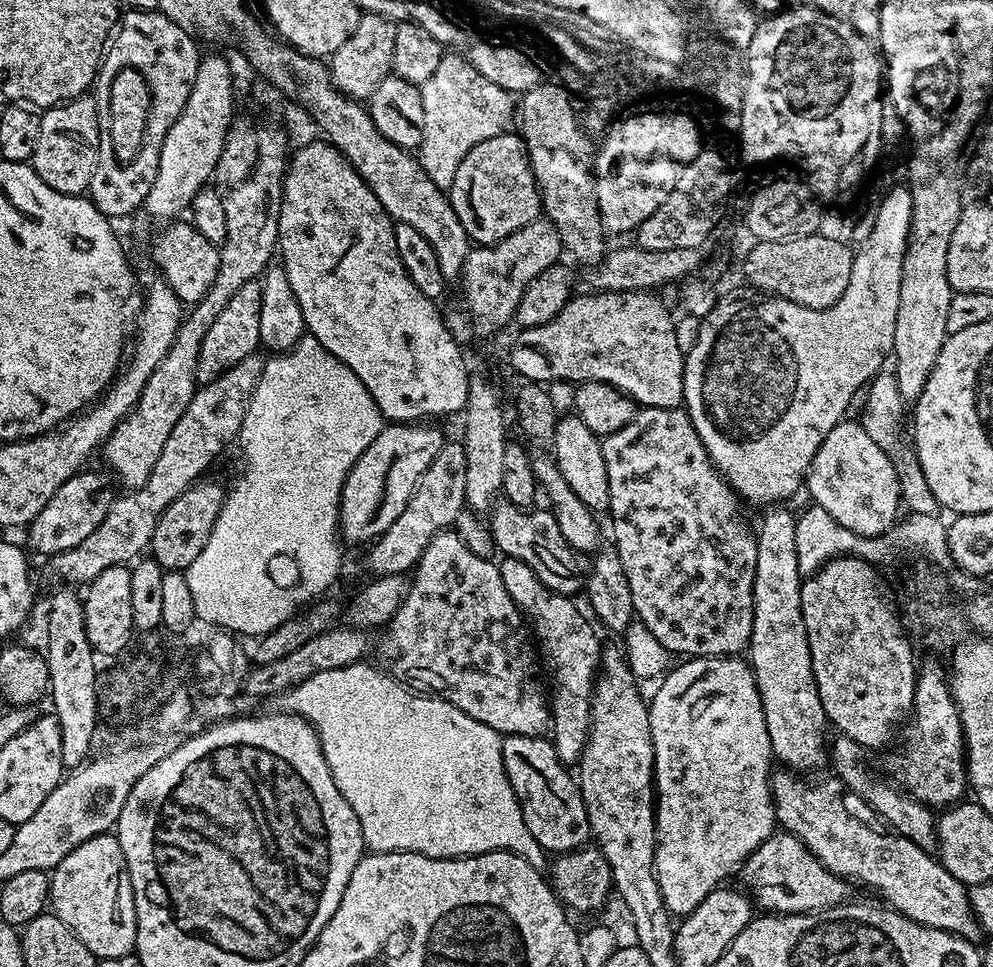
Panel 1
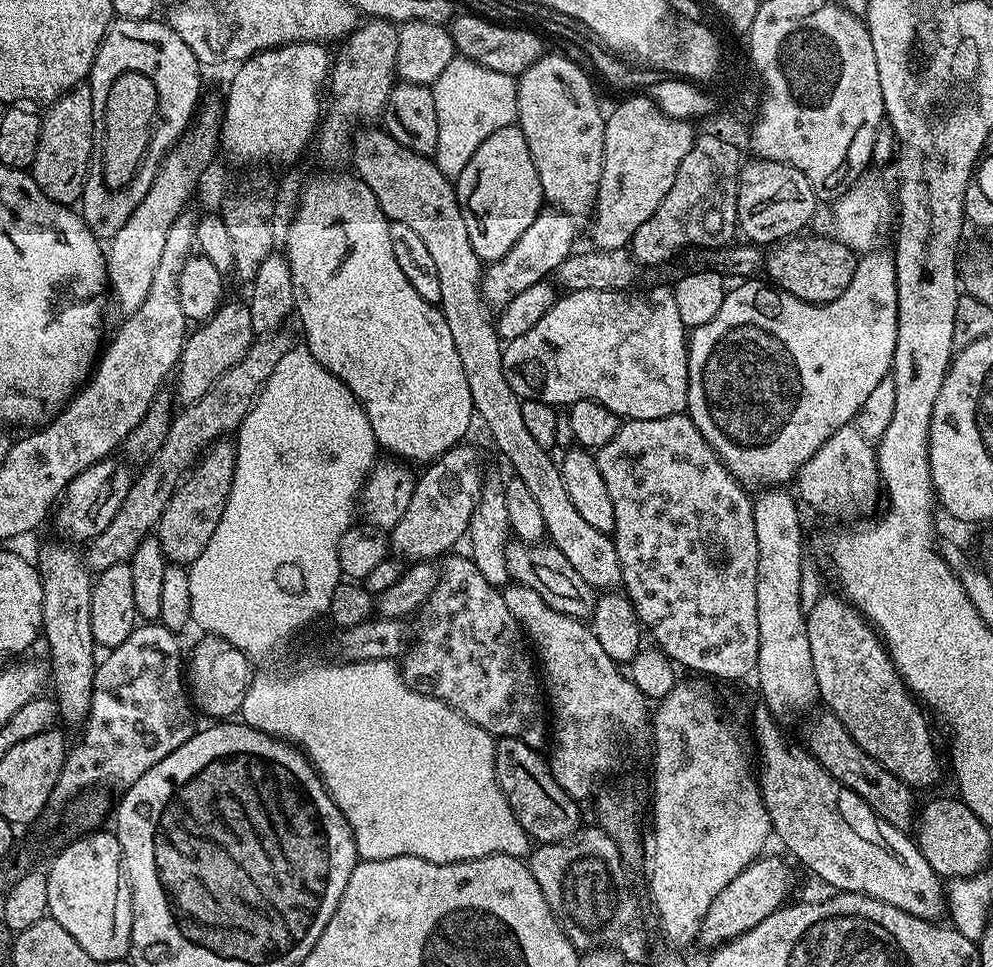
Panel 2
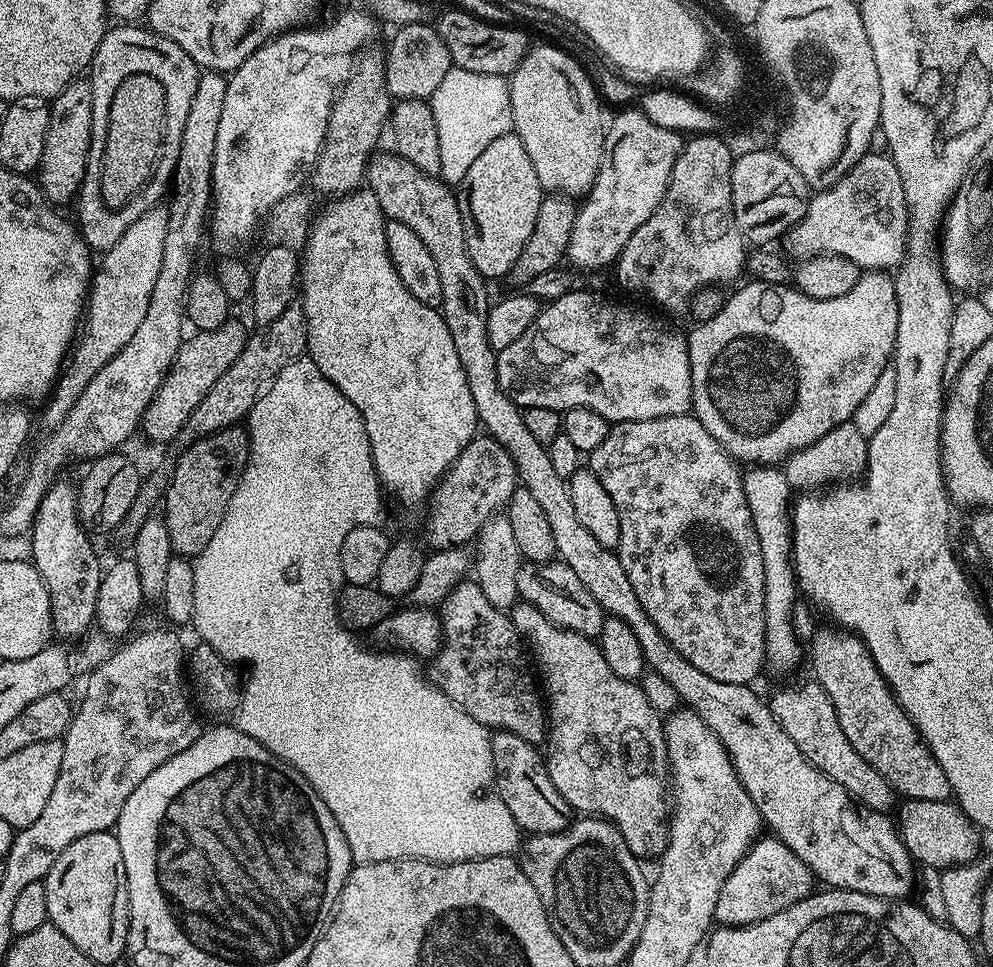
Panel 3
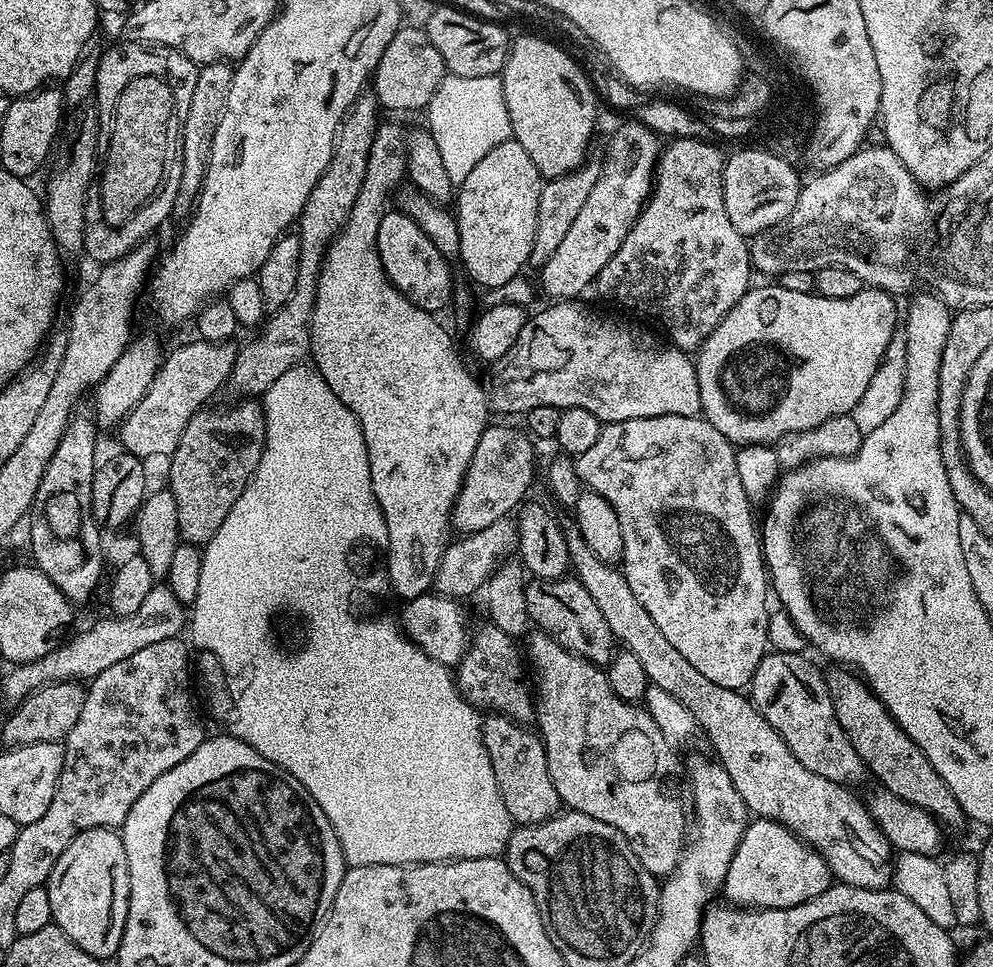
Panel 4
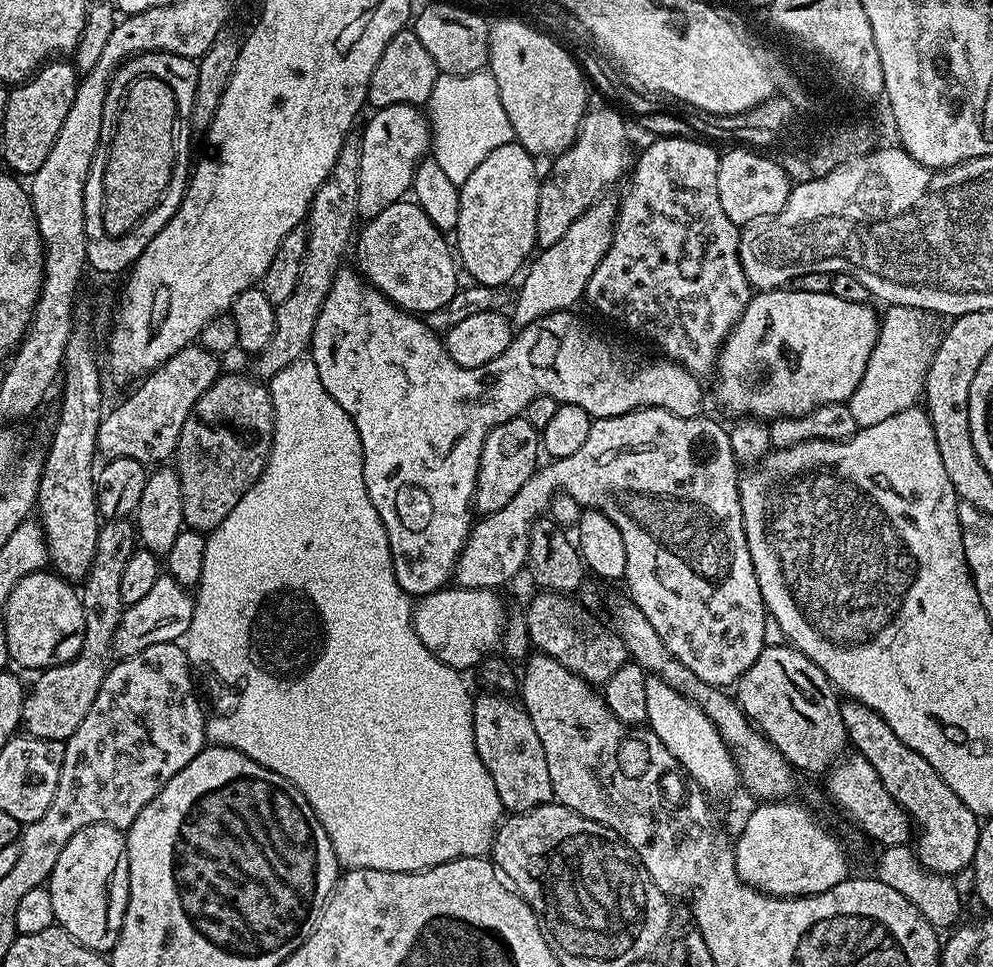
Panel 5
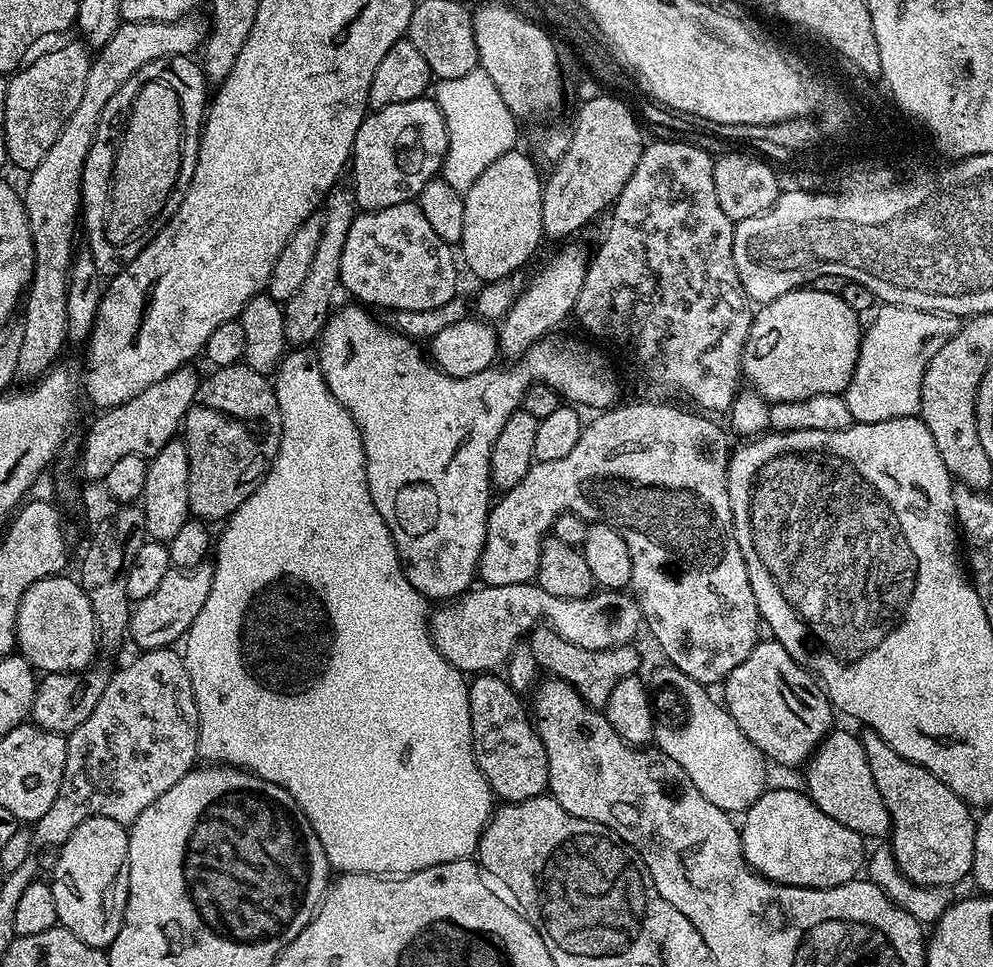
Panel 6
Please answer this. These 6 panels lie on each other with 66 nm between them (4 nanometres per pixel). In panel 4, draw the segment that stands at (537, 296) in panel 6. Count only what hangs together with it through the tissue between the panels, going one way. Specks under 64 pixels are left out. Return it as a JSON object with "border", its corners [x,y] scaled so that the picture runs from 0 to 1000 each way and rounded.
{"border":[[[628,128],[612,145],[612,158],[606,164],[604,183],[598,188],[586,218],[578,225],[574,239],[566,245],[562,259],[554,263],[552,270],[543,278],[542,298],[560,312],[583,307],[583,302],[595,299],[600,284],[618,267],[622,254],[630,248],[630,242],[645,224],[645,218],[657,202],[661,166],[667,156],[666,142],[649,128]]]}

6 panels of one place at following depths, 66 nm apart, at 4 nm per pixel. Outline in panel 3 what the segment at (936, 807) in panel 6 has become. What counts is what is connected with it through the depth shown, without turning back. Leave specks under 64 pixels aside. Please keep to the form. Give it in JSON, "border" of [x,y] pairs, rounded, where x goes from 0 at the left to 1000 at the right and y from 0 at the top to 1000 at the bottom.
{"border":[[[838,647],[833,648],[819,660],[816,683],[818,678],[818,691],[822,694],[819,695],[820,702],[828,709],[828,714],[832,714],[844,738],[848,759],[852,759],[856,771],[860,771],[860,776],[864,776],[864,780],[868,780],[868,784],[872,784],[872,788],[876,788],[876,792],[880,792],[880,796],[884,796],[884,800],[892,805],[899,819],[907,824],[916,827],[955,827],[959,823],[959,814],[953,805],[953,799],[941,784],[939,777],[926,764],[926,759],[920,747],[912,738],[912,734],[908,734],[908,730],[899,720],[898,713],[884,693],[874,669],[861,656],[843,651]]]}

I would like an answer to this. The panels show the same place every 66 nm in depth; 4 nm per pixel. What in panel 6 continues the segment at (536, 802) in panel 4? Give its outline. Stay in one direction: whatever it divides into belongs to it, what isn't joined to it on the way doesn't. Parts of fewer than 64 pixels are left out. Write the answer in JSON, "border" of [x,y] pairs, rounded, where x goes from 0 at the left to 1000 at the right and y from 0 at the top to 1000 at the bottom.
{"border":[[[504,697],[480,698],[471,708],[473,755],[479,791],[495,814],[496,824],[513,831],[549,822],[552,813],[550,771],[546,771],[537,741],[524,724],[527,724],[525,717],[518,715]]]}

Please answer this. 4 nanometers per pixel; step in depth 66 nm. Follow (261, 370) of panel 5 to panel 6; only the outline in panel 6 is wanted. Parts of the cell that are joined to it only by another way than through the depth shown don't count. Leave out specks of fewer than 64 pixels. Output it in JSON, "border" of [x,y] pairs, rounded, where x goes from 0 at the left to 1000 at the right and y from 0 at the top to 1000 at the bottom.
{"border":[[[339,192],[330,201],[324,212],[326,233],[324,247],[320,250],[320,260],[316,263],[316,272],[308,283],[308,292],[285,315],[288,333],[288,350],[294,358],[314,358],[321,353],[326,341],[326,333],[335,322],[334,309],[338,306],[338,298],[343,297],[342,276],[344,275],[344,254],[348,254],[348,246],[352,242],[352,234],[361,221],[359,201],[353,193]]]}

